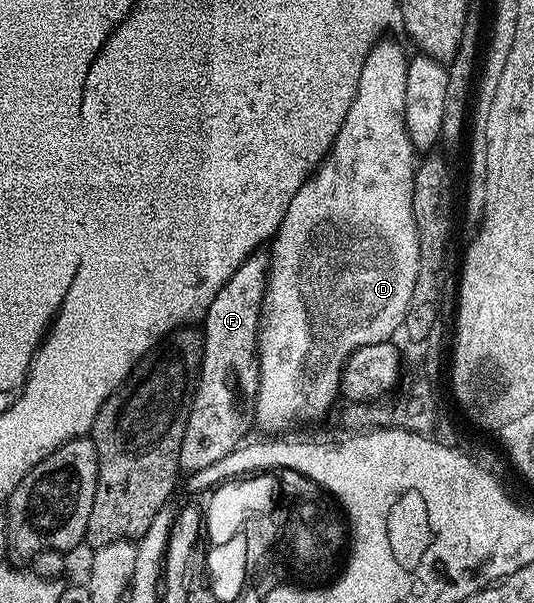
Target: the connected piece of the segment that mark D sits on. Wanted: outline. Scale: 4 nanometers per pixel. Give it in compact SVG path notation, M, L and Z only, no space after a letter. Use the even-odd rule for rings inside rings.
M365 62L369 65L367 70L359 72L359 88L355 92L355 100L351 100L351 108L347 108L347 116L343 116L343 124L339 128L339 132L333 141L333 149L326 154L320 166L316 167L305 178L299 192L295 192L295 196L284 207L283 213L280 215L277 223L277 233L271 239L271 253L269 254L269 276L263 301L261 304L261 325L257 332L257 345L255 353L257 355L257 401L255 403L255 422L262 426L265 430L281 430L284 426L289 426L292 422L313 422L316 418L321 418L333 406L333 401L339 398L339 391L341 388L341 368L344 366L346 360L354 354L359 348L363 348L367 344L379 344L380 342L388 342L394 336L393 333L402 329L405 313L407 312L407 304L411 300L411 292L415 292L415 276L419 272L419 236L415 228L415 216L413 215L413 171L415 169L415 151L411 140L407 136L407 128L405 127L405 117L403 116L403 95L407 92L407 68L406 62Z

